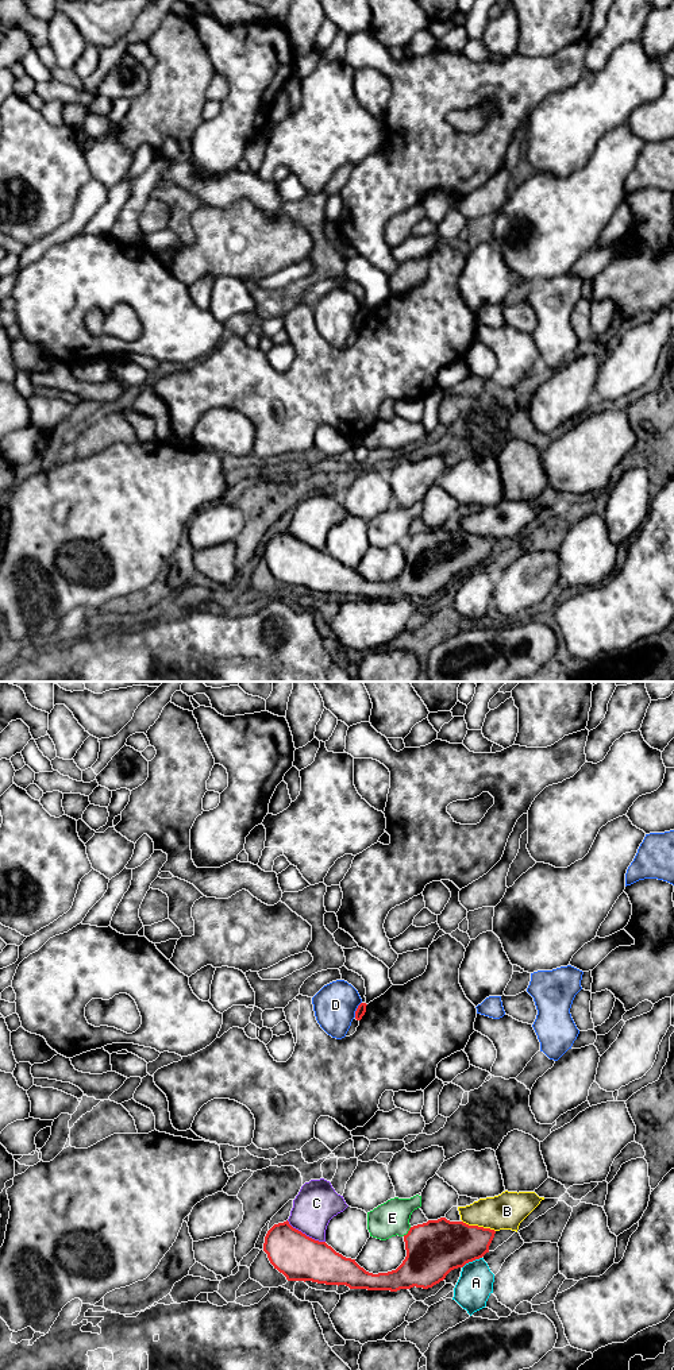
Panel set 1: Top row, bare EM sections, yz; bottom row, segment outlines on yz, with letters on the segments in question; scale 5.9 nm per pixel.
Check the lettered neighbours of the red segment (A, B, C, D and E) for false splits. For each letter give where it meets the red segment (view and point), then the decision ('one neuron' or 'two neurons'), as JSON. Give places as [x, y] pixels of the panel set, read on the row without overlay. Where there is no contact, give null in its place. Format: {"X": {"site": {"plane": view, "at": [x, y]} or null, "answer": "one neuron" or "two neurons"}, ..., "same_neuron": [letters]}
{"A": {"site": {"plane": "yz", "at": [472, 570]}, "answer": "two neurons"}, "B": {"site": {"plane": "yz", "at": [477, 535]}, "answer": "two neurons"}, "C": {"site": {"plane": "yz", "at": [304, 543]}, "answer": "two neurons"}, "D": {"site": {"plane": "yz", "at": [357, 319]}, "answer": "two neurons"}, "E": {"site": {"plane": "yz", "at": [408, 541]}, "answer": "two neurons"}, "same_neuron": []}

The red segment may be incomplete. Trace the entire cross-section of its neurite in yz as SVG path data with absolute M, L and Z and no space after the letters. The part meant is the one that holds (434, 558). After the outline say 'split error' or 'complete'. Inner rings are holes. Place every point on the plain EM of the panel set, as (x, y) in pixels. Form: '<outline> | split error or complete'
M446 526L428 529L404 544L407 566L392 580L373 583L355 568L336 561L326 551L315 549L289 530L274 533L265 545L263 560L288 590L346 594L350 598L390 599L428 598L466 572L482 567L496 540Z | complete

